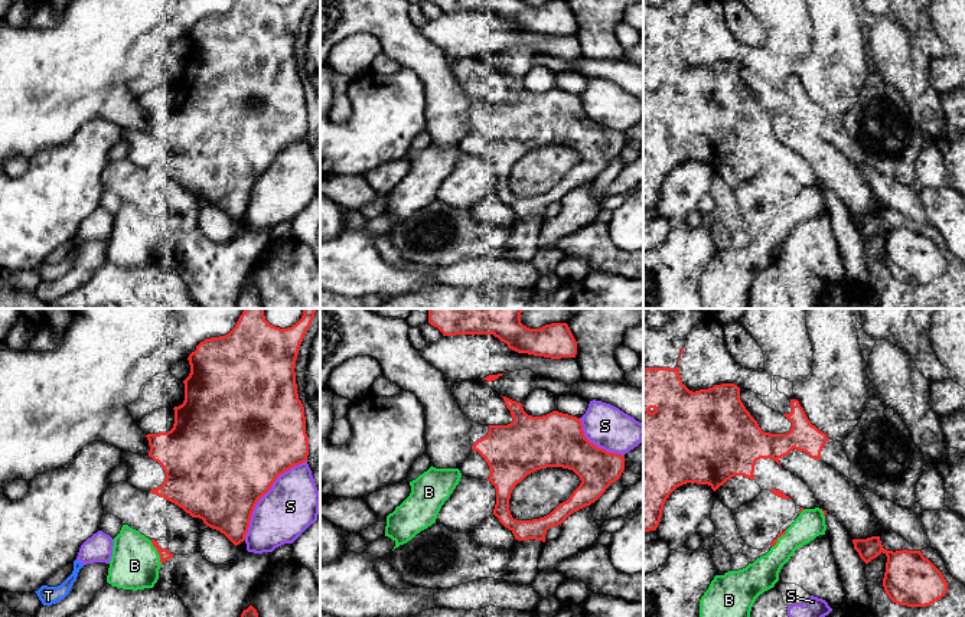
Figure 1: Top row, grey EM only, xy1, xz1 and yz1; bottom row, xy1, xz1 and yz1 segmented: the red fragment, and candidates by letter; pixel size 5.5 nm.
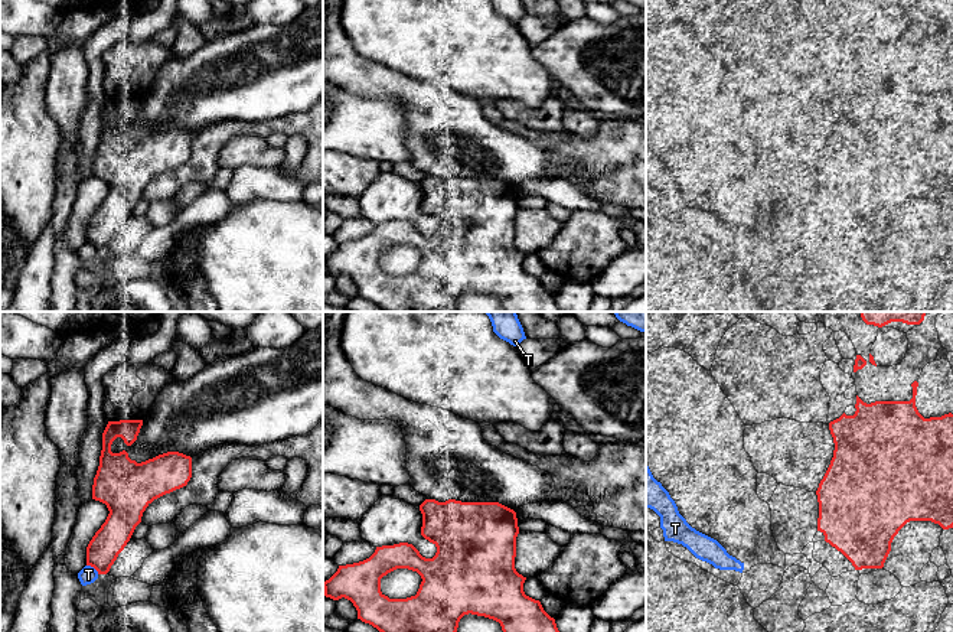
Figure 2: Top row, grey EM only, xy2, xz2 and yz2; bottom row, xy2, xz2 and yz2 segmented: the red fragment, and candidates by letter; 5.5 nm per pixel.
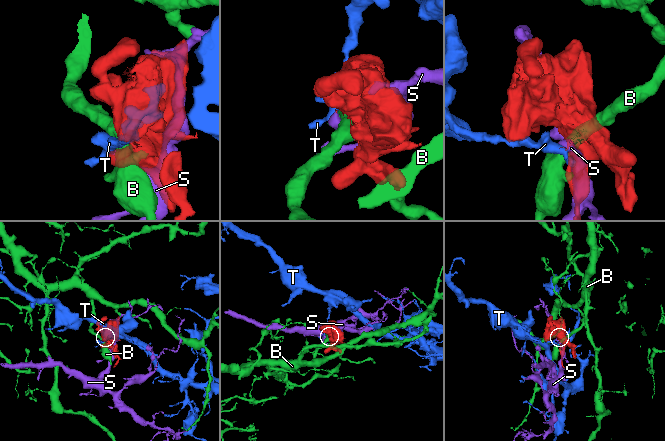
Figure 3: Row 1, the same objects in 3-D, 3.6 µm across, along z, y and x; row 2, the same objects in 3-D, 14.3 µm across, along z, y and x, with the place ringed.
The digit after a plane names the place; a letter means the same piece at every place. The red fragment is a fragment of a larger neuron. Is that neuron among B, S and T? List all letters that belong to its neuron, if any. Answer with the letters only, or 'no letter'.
no letter

